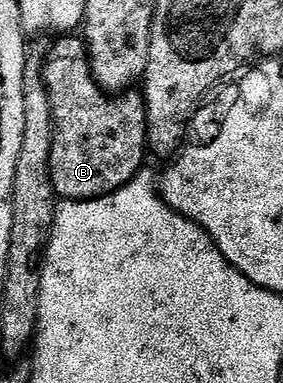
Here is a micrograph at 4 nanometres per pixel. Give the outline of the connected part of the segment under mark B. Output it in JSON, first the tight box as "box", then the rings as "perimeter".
{"box":[43,37,149,201],"perimeter":[[[71,37],[60,39],[63,40],[55,48],[47,51],[43,71],[53,120],[49,187],[63,201],[100,199],[140,174],[143,150],[146,152],[149,147],[147,105],[139,93],[112,97],[100,90],[89,76],[84,56],[75,55]]]}

